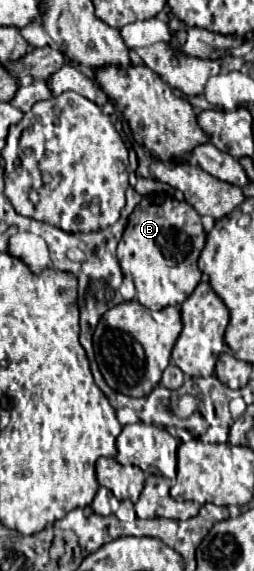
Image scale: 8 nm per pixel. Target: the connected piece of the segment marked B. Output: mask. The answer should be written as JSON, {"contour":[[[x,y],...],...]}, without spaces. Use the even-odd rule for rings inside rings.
{"contour":[[[168,195],[144,197],[128,219],[128,227],[118,243],[118,261],[124,277],[132,277],[136,299],[150,311],[180,305],[200,283],[198,257],[206,243],[198,211],[186,201]]]}

